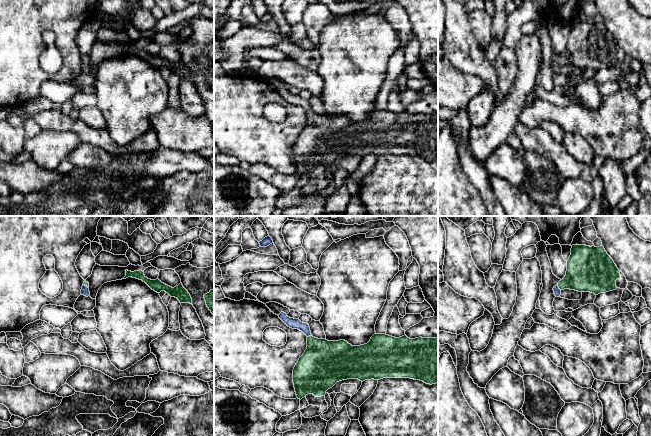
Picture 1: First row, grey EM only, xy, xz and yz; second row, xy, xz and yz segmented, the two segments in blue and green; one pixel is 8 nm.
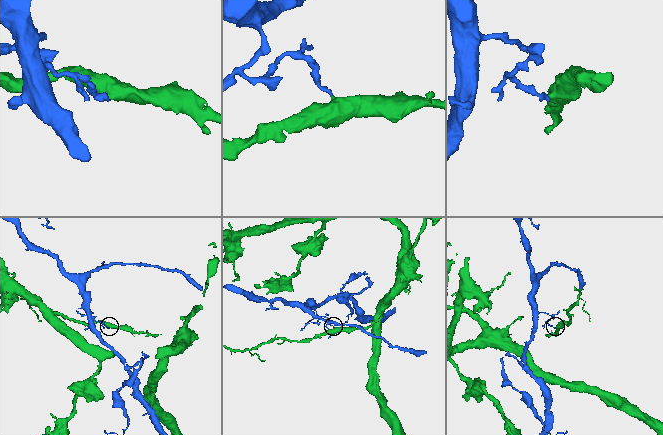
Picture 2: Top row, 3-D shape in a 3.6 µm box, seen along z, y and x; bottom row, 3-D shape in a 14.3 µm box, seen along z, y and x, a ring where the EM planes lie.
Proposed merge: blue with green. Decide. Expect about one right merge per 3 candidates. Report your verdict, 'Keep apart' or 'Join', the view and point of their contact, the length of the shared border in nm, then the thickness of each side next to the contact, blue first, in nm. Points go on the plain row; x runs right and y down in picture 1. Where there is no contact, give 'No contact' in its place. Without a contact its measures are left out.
Keep apart. Touches blue at yz (558, 64). Shared border 50 nm. Thickness 60 nm (blue) against 300 nm

